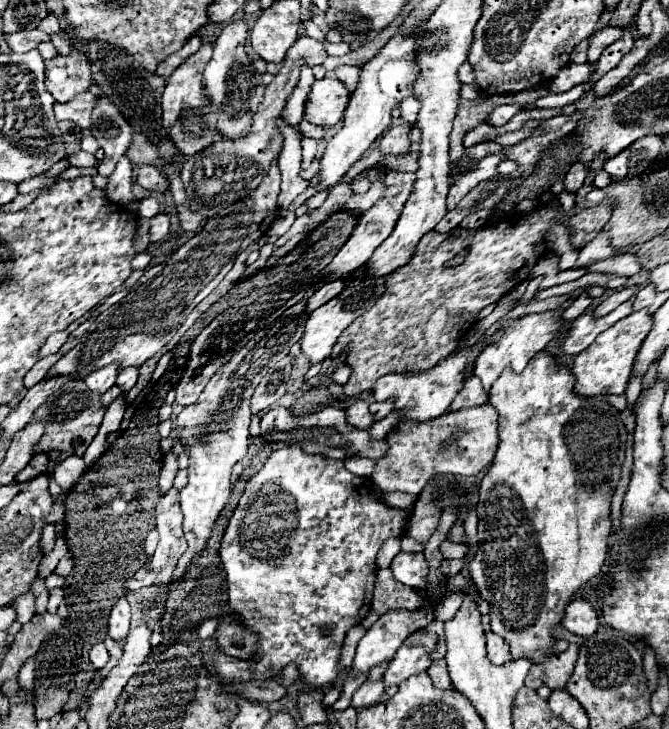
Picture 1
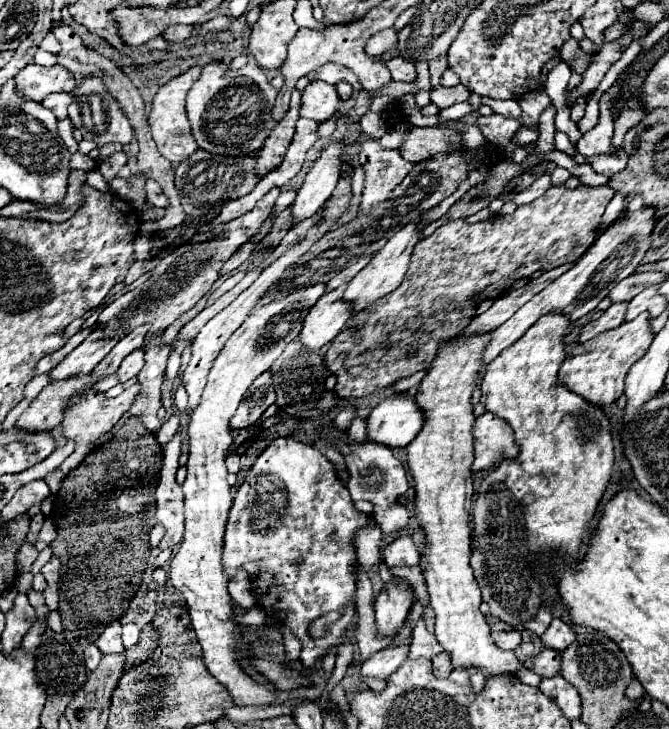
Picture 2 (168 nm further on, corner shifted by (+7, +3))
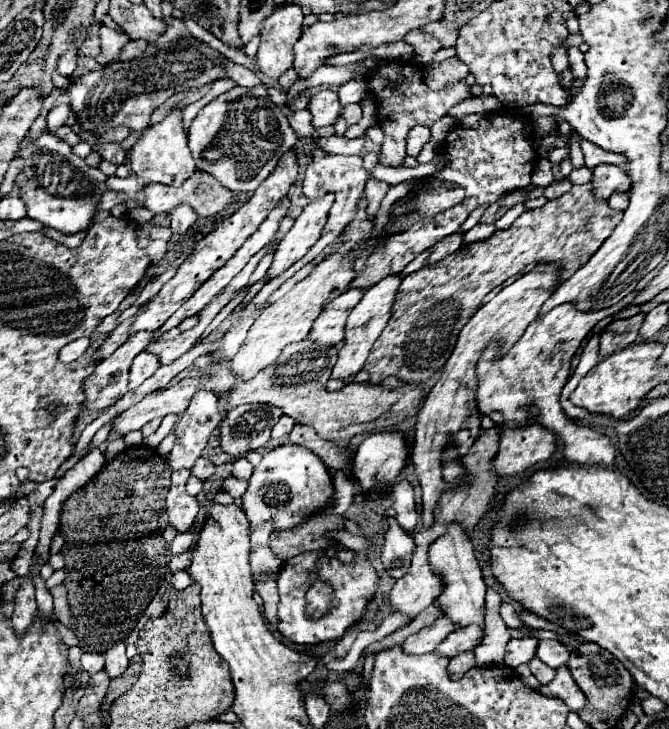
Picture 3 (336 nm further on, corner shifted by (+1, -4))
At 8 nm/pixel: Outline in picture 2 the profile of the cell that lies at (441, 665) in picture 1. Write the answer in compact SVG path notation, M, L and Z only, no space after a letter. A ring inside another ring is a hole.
M445 651L435 655L433 657L433 673L439 677L439 679L445 679L449 677L449 673L453 671L453 665L451 665L451 655L447 655Z

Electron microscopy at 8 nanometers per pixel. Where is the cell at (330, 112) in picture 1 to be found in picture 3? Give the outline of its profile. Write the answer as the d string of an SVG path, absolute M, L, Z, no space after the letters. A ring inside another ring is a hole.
M321 90L309 100L309 112L311 112L311 122L315 128L335 124L341 112L339 96L333 90Z

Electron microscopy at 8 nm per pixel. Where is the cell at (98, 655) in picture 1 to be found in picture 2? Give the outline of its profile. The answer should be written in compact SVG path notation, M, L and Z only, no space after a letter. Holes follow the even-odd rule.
M89 645L87 649L85 649L85 667L89 669L89 671L93 671L97 665L99 665L99 661L101 661L101 657L103 657L103 653L97 649L97 645Z

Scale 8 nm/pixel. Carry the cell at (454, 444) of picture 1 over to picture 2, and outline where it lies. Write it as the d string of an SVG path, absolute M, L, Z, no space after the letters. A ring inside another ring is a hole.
M485 413L477 417L473 425L475 435L475 461L473 471L491 469L501 463L501 459L515 459L519 447L513 441L513 431L507 421L497 415Z

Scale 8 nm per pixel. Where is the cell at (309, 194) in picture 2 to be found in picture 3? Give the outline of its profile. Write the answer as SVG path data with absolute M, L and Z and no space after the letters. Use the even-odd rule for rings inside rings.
M325 194L321 198L311 200L303 208L299 218L295 220L295 226L277 244L275 260L267 272L269 278L275 278L281 272L285 272L291 264L301 260L307 254L307 250L317 242L317 238L321 236L321 230L327 222L327 214L329 214L333 200L335 200L333 194Z

